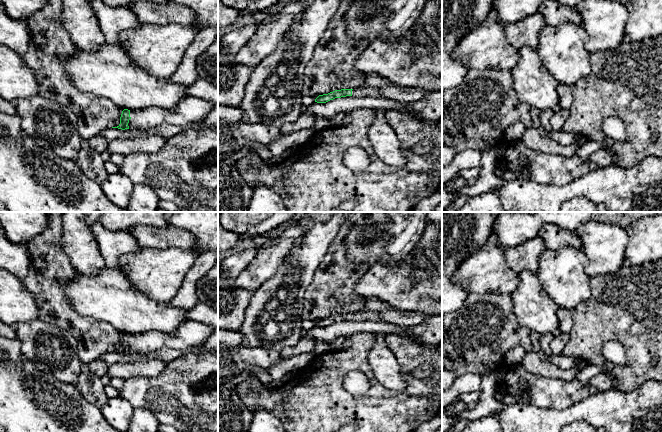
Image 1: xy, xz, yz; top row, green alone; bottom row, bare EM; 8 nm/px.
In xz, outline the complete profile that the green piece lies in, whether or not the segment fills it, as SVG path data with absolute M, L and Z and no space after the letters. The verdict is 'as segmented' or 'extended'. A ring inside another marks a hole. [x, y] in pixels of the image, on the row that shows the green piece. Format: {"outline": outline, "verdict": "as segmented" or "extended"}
{"outline": "M365 86L365 87L355 88L355 89L335 90L328 94L319 95L315 99L315 102L326 103L335 98L341 98L341 97L346 97L346 96L354 96L354 97L371 96L371 97L379 98L381 97L381 94L378 88Z", "verdict": "extended"}

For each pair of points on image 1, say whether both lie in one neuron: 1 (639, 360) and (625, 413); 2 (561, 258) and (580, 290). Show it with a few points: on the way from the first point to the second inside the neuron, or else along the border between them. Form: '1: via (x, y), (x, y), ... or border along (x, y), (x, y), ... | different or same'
1: border along (651, 379), (645, 380), (633, 390), (618, 389) | different
2: via (561, 266), (562, 272), (572, 282) | same

